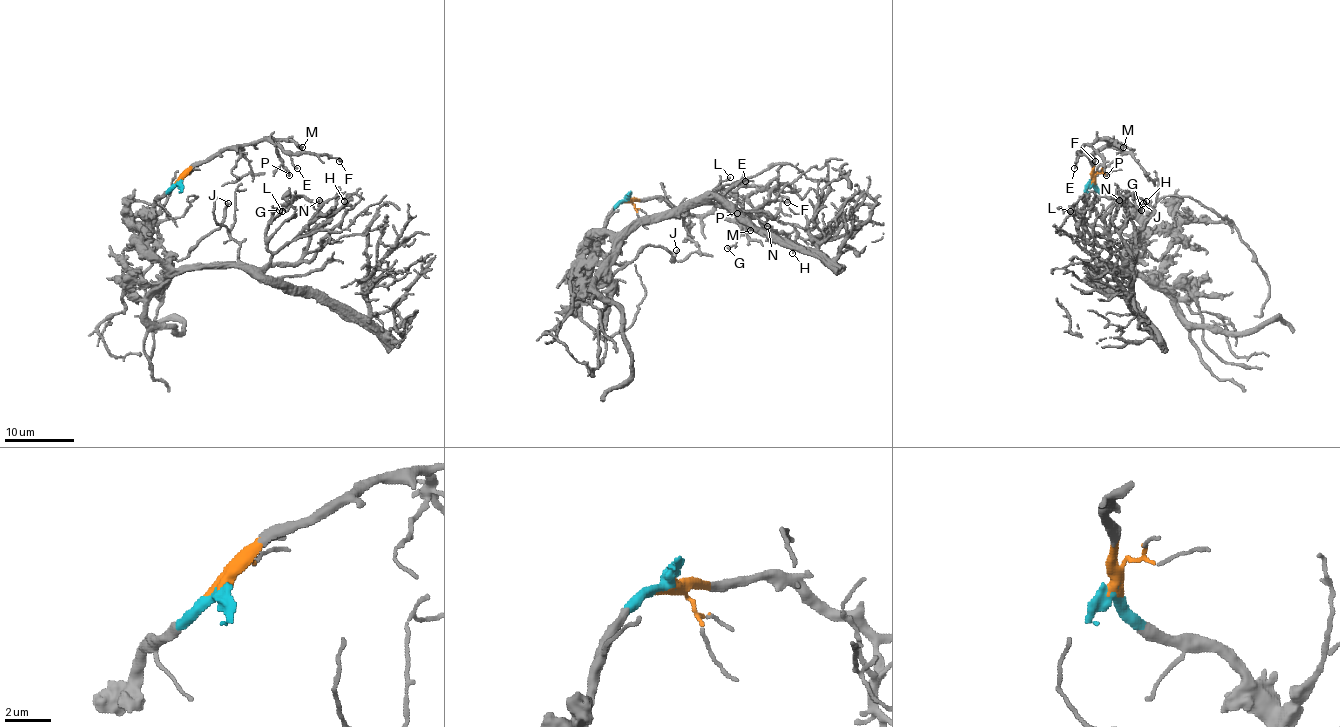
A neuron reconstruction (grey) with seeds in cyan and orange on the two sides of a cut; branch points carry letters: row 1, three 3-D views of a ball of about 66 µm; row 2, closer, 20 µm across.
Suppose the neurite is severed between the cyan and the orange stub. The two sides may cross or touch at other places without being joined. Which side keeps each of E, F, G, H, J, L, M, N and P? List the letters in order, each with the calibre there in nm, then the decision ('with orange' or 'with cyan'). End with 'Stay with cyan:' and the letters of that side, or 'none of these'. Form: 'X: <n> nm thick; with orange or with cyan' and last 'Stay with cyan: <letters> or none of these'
E: 150 nm thick; with orange
F: 220 nm thick; with orange
G: 190 nm thick; with cyan
H: 140 nm thick; with cyan
J: 100 nm thick; with cyan
L: 150 nm thick; with cyan
M: 360 nm thick; with orange
N: 180 nm thick; with cyan
P: 150 nm thick; with orange
Stay with cyan: G, H, J, L, N

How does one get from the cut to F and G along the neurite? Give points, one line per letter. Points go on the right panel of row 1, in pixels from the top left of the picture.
F: (1094, 181), (1090, 158), (1108, 144), (1104, 141), (1087, 144), (1078, 153), (1096, 161)
G: (1094, 181), (1139, 222), (1124, 268), (1096, 268), (1080, 212), (1104, 196), (1141, 210)

